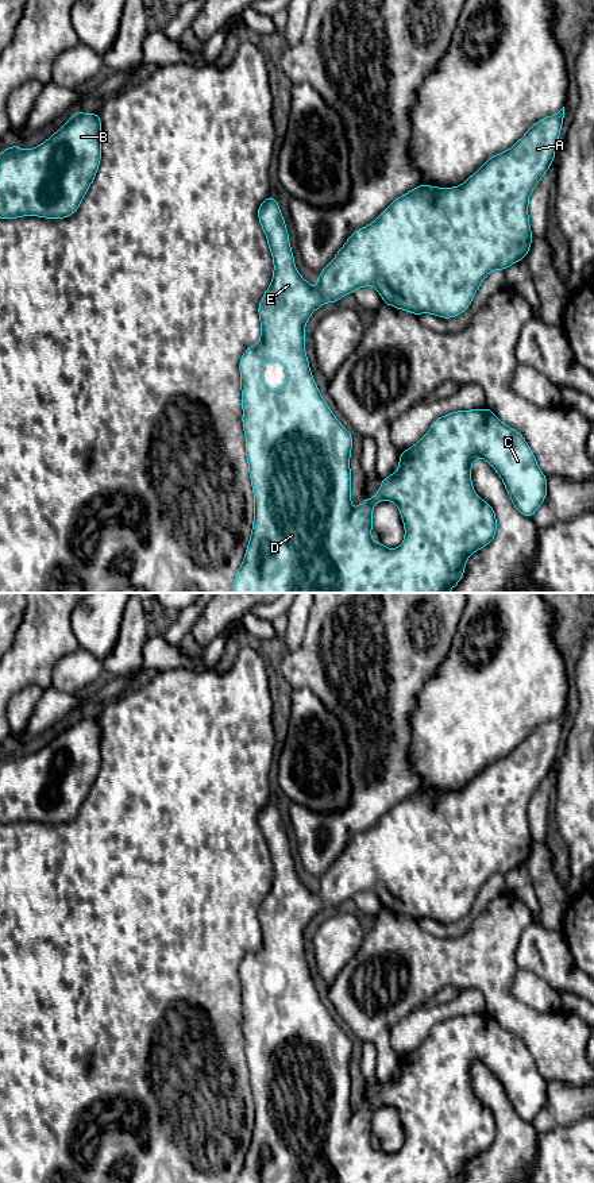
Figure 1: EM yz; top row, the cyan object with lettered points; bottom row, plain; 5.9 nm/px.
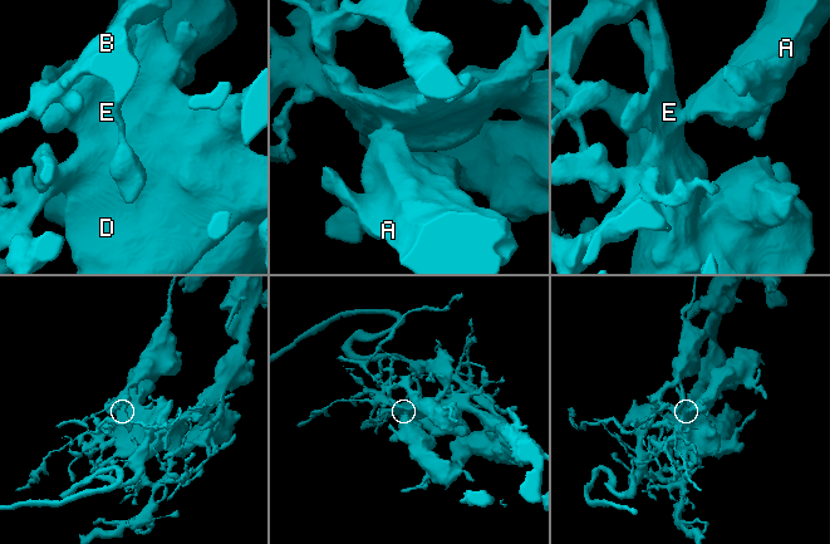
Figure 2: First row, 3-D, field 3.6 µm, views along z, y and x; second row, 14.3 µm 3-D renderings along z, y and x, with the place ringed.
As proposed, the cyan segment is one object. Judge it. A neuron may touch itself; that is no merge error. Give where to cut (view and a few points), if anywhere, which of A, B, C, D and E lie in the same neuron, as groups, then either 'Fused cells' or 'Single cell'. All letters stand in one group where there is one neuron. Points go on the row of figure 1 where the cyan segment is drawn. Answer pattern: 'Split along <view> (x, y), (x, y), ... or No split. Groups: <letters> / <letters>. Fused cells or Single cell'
No split. Groups: A B C D E. Single cell

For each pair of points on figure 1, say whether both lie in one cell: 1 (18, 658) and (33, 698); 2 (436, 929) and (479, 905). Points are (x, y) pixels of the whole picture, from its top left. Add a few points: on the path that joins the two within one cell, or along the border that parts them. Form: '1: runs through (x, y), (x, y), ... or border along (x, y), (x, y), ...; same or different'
1: border along (43, 688), (27, 685), (14, 694); different
2: runs through (447, 929), (461, 927), (471, 916); same

